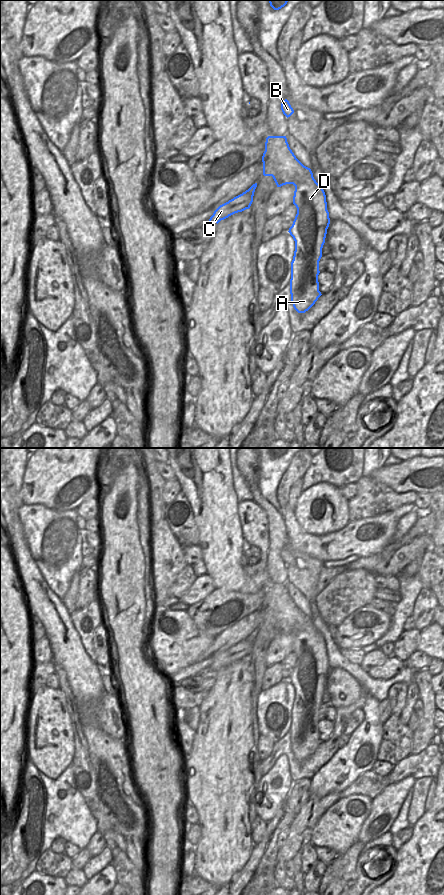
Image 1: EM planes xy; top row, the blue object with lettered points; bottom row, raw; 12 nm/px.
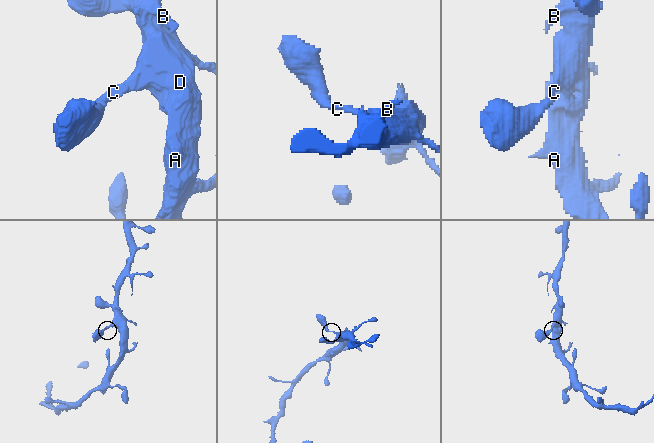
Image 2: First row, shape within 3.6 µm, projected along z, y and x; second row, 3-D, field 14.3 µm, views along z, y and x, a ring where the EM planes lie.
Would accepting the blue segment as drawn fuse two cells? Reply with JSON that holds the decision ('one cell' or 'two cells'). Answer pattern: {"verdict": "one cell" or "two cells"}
{"verdict": "one cell"}

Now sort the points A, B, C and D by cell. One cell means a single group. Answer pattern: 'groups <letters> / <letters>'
groups A B C D

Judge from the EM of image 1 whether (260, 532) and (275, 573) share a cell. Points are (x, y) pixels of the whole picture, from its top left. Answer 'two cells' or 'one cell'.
two cells

